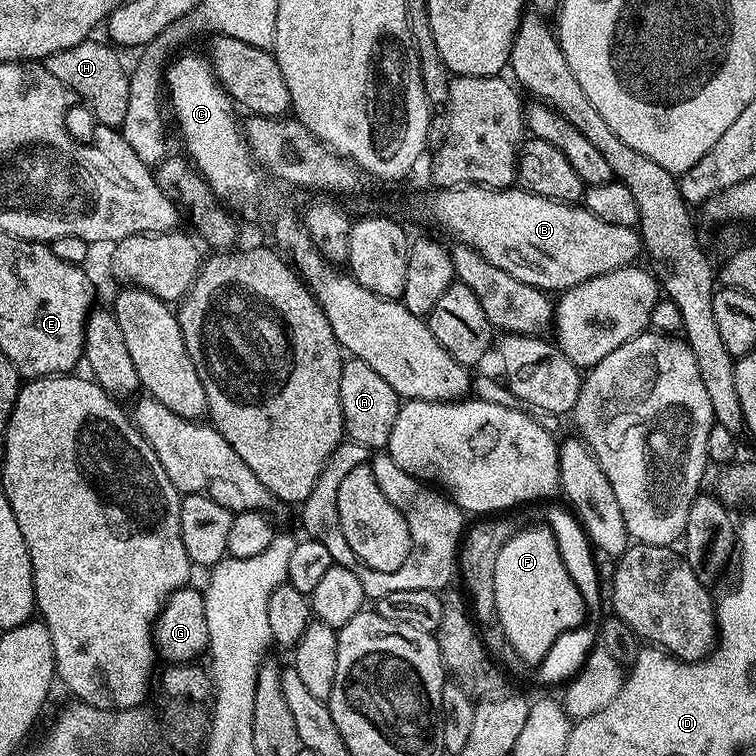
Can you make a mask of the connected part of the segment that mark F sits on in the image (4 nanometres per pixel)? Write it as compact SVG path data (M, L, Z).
M547 526L521 527L505 542L495 565L494 602L499 629L529 666L538 665L562 634L586 619L582 594L563 566L554 534Z

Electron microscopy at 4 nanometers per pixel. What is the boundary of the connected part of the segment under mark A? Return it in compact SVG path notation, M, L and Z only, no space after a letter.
M355 358L345 359L342 366L342 382L340 383L342 398L342 418L347 439L354 444L360 444L369 450L387 449L388 439L394 429L394 422L402 405L402 398L366 362Z

